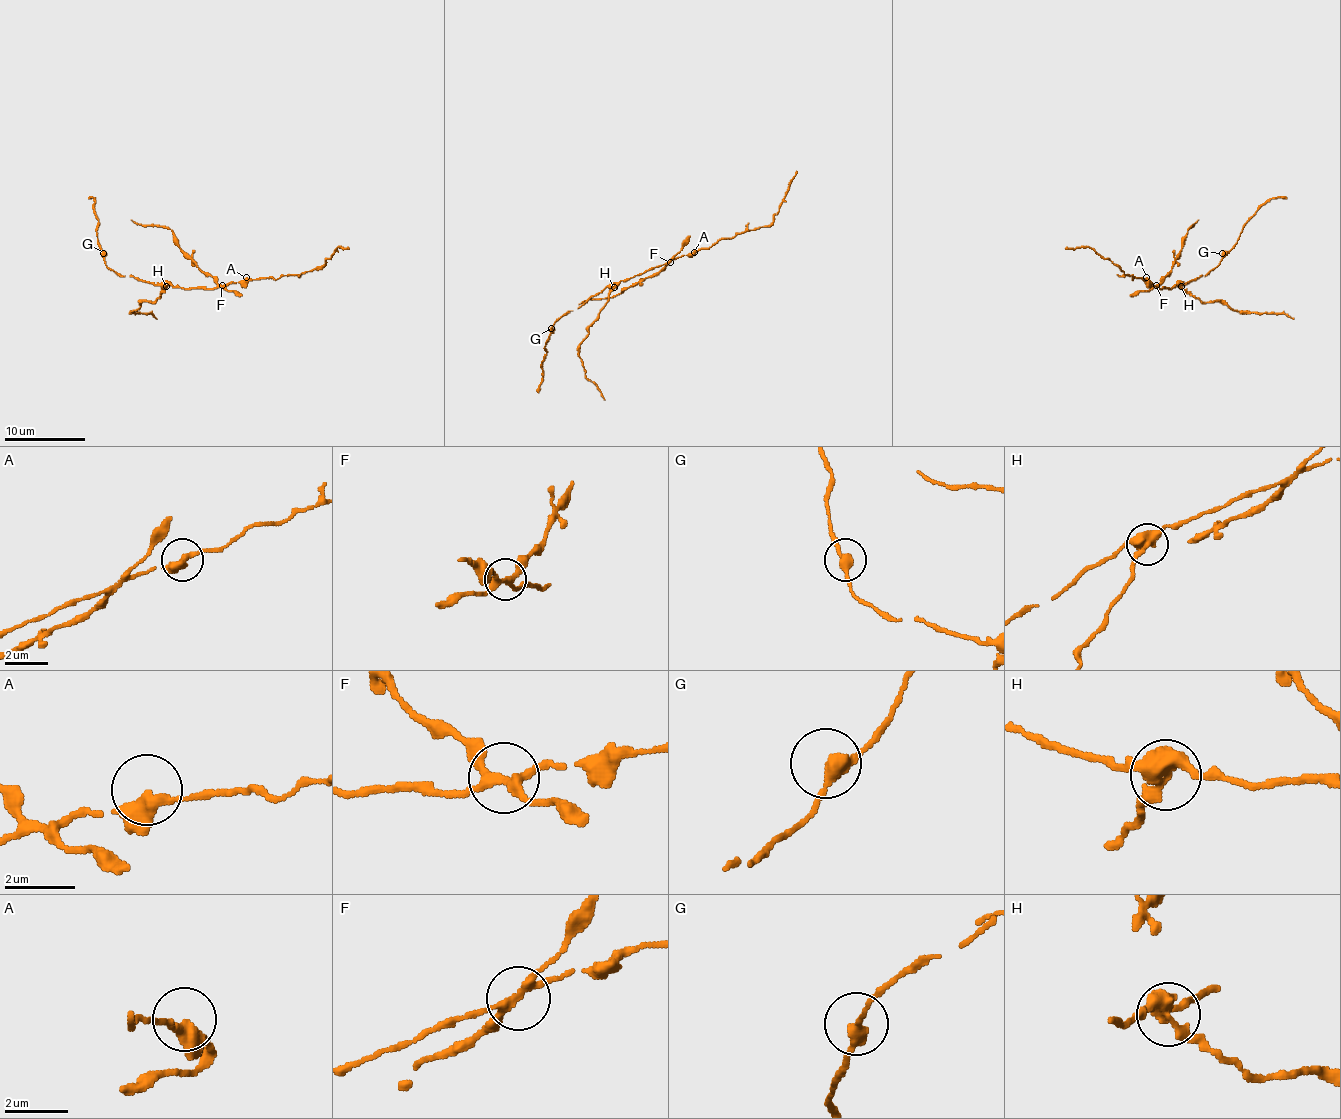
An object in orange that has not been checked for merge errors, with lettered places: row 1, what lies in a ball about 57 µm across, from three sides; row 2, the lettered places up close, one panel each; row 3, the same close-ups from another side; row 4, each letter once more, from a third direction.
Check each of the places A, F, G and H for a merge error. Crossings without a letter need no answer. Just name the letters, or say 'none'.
F, H

